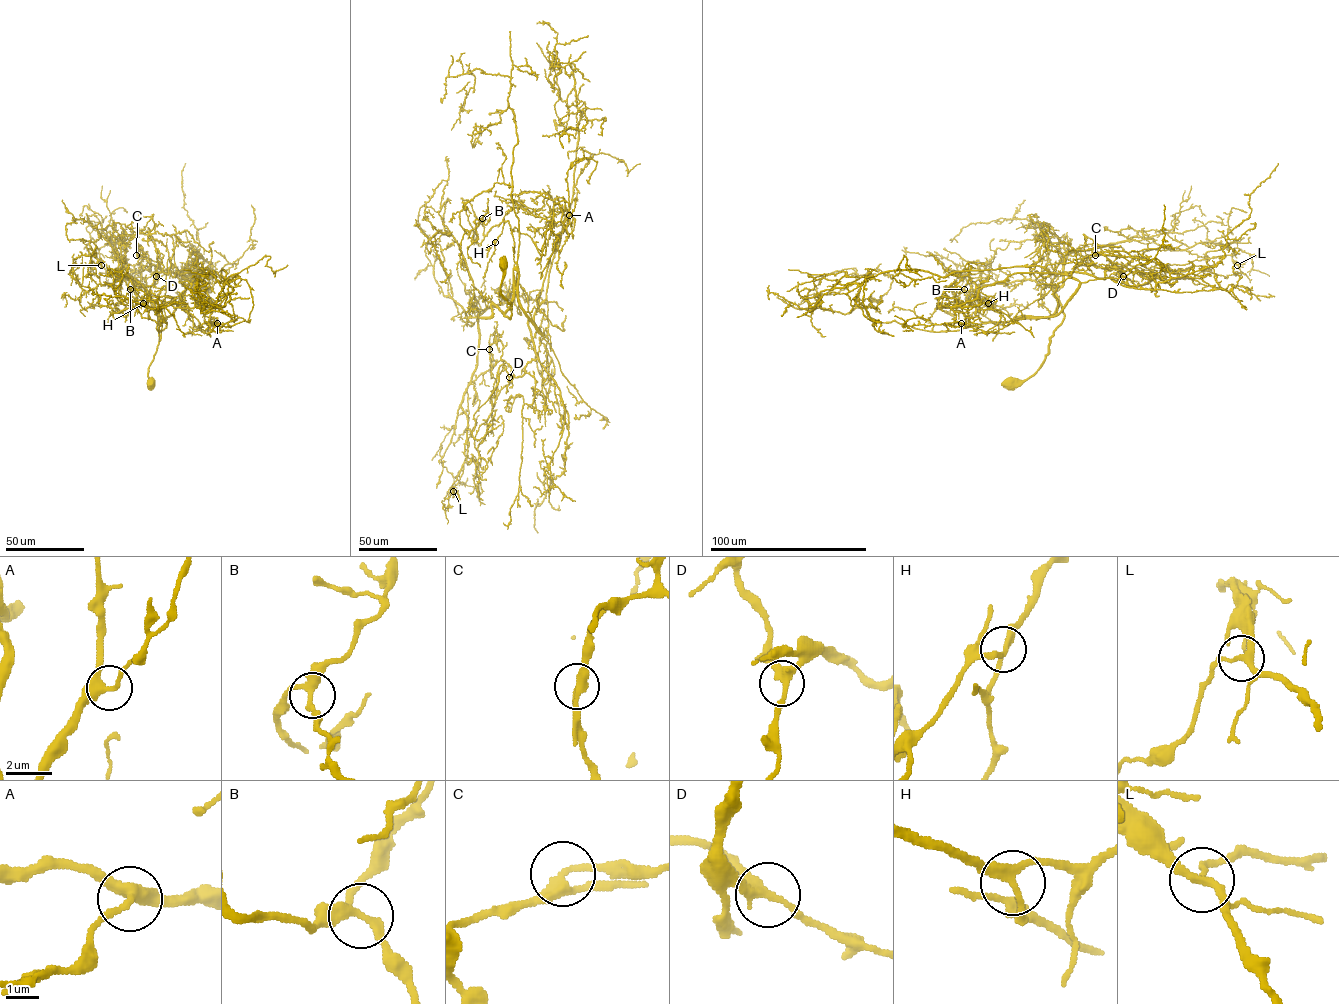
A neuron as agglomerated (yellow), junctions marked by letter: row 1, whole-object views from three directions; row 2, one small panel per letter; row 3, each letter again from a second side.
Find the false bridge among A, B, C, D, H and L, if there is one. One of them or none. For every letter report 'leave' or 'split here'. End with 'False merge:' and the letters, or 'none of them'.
A: leave
B: leave
C: leave
D: leave
H: leave
L: leave
False merge: none of them

